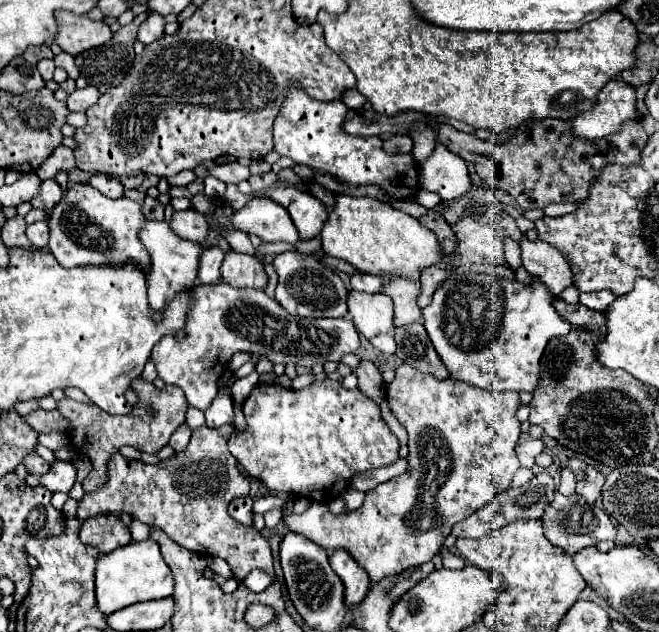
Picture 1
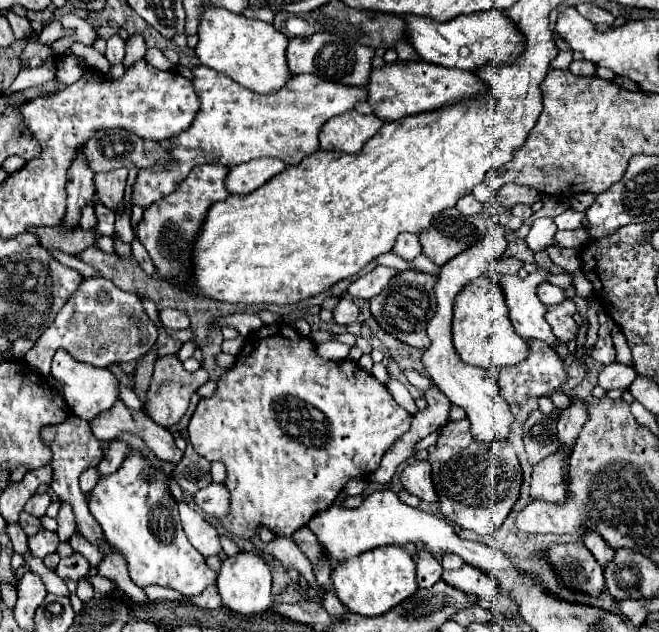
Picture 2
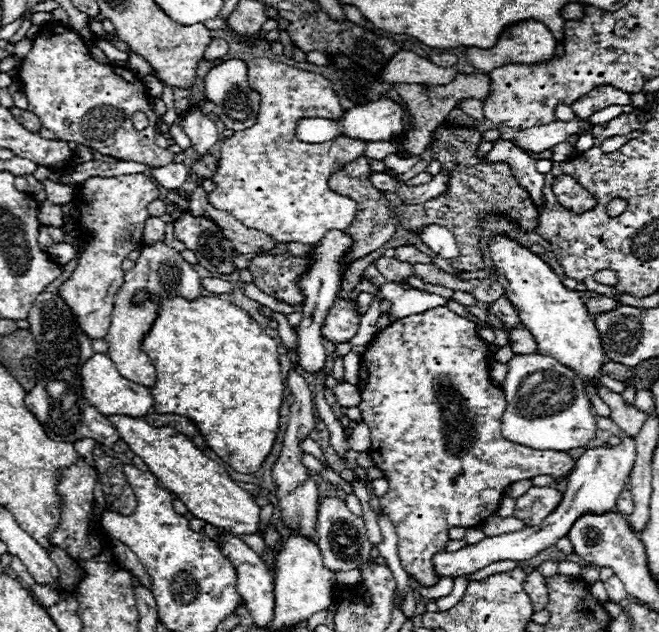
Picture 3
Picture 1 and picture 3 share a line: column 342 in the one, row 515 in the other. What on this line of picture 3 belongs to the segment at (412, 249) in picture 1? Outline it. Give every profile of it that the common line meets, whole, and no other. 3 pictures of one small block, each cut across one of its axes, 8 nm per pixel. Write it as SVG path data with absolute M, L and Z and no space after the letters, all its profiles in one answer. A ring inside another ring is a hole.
M108 418L112 420L112 424L116 424L116 430L120 430L120 438L130 446L130 450L144 460L144 464L162 482L162 486L174 492L196 518L236 536L258 534L260 506L256 504L254 496L242 490L218 462L204 456L184 434L176 432L174 428L152 428L142 418Z

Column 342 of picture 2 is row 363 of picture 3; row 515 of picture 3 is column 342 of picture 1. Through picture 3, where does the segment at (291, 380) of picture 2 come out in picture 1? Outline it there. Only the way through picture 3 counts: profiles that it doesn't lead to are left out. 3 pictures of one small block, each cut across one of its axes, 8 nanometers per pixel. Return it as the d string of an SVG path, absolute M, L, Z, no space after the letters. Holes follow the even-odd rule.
M326 378L324 382L314 382L312 386L308 388L302 388L302 390L292 390L292 388L284 388L280 384L258 384L252 394L248 396L248 400L244 402L242 406L244 410L244 416L246 416L246 424L248 424L248 430L244 434L240 432L234 432L230 442L228 442L228 448L232 452L232 456L240 462L240 466L248 472L248 476L260 480L270 492L284 492L284 494L292 494L292 496L298 496L298 498L306 498L310 502L332 502L334 498L338 498L350 484L352 476L356 476L356 472L366 472L366 470L372 470L372 468L378 468L378 466L386 466L386 464L392 464L396 458L398 458L398 448L400 448L400 442L398 438L392 434L392 430L388 428L388 424L382 420L380 416L380 406L368 398L366 394L360 392L360 388L354 388L354 390L348 390L344 388L340 382L336 380L330 380Z

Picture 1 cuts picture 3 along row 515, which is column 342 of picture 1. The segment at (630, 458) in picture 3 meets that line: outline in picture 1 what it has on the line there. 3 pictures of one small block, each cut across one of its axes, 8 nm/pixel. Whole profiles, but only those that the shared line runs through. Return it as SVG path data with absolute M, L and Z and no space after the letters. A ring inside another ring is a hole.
M336 550L330 558L332 570L340 576L344 582L344 604L350 610L352 606L360 604L368 592L368 576L364 576L364 570L348 556L344 550Z

